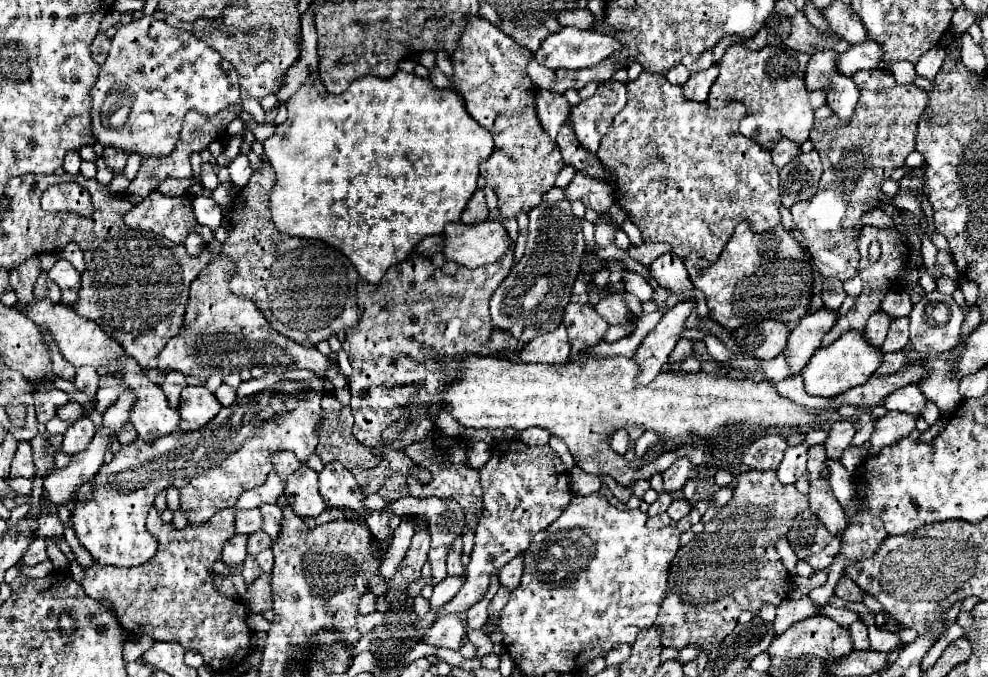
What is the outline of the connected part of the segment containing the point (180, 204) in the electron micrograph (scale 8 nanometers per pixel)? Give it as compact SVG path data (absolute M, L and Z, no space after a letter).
M151 192L125 216L125 224L129 228L153 230L175 244L183 244L191 230L199 232L191 210L193 206L189 196L169 198L161 192Z

